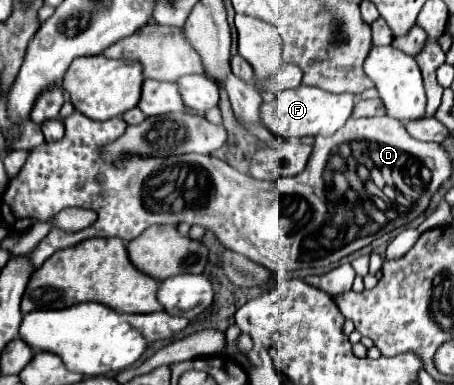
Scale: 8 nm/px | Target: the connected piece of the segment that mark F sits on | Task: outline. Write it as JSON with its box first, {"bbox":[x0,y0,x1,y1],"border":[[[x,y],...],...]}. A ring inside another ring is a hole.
{"bbox":[262,85,356,139],"border":[[[300,85],[296,89],[286,89],[278,93],[276,101],[262,103],[262,121],[264,125],[278,137],[300,139],[300,137],[316,137],[316,135],[332,135],[336,133],[352,115],[356,95],[352,93],[328,93],[318,87]]]}

